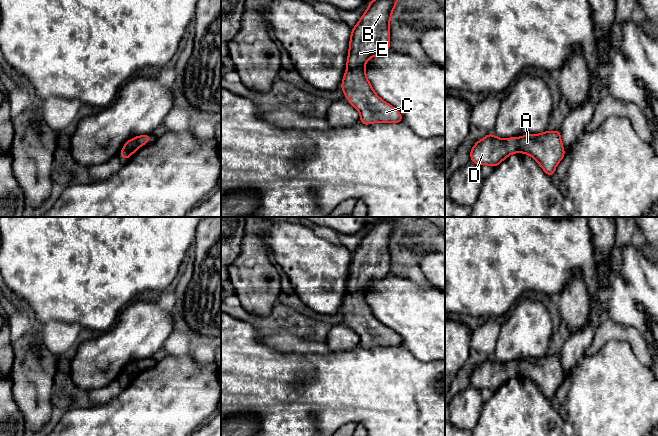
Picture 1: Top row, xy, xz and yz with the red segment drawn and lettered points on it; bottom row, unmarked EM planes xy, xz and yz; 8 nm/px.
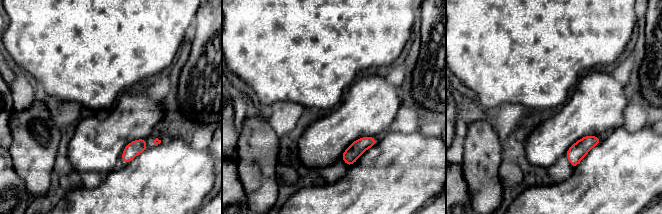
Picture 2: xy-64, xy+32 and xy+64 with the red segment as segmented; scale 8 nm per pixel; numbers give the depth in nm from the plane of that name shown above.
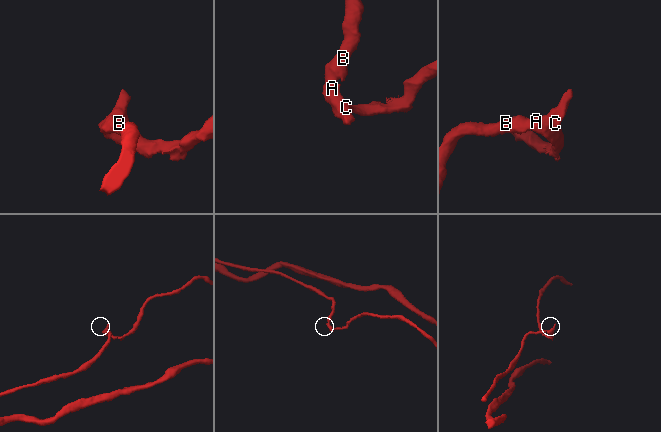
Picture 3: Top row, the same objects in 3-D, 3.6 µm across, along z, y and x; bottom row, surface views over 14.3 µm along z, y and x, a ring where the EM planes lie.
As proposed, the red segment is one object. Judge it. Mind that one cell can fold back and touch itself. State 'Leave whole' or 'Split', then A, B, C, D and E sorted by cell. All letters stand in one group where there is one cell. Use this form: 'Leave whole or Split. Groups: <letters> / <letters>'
Leave whole. Groups: A B C D E

